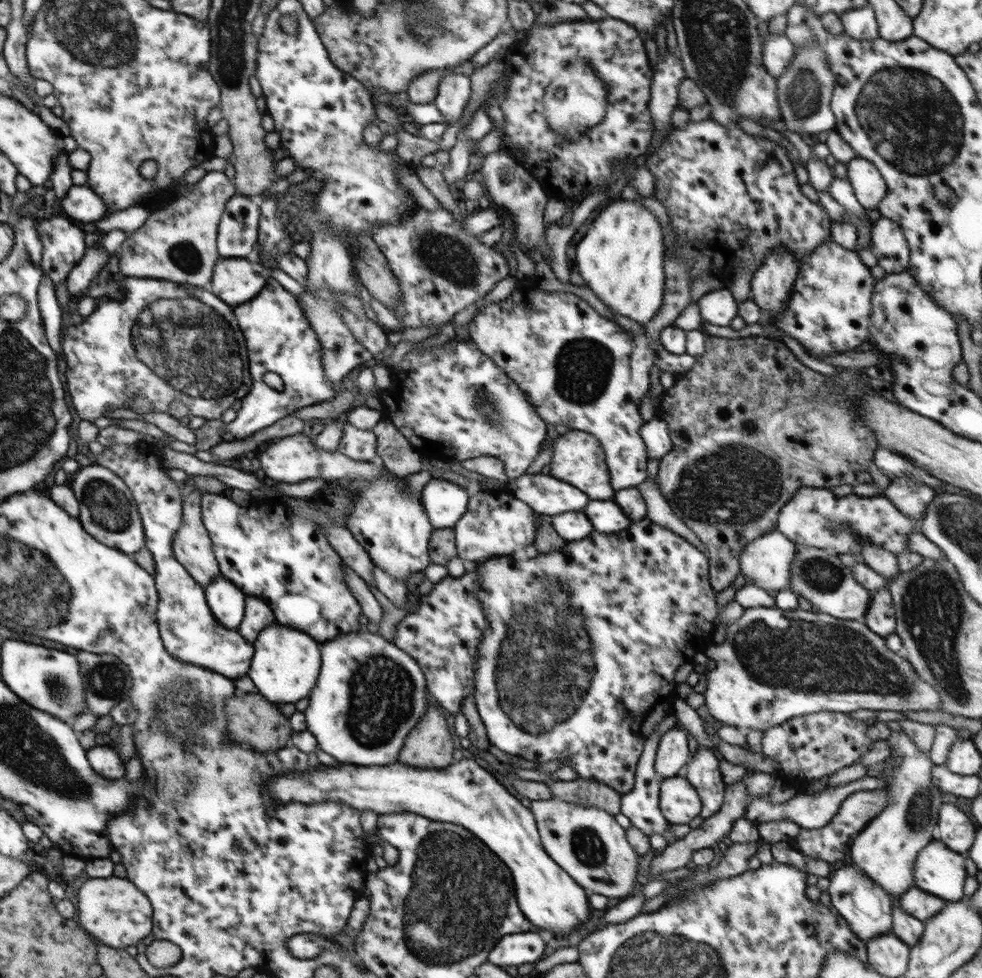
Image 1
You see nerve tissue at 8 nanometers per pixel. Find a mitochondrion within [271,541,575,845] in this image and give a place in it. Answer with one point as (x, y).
(381, 697)

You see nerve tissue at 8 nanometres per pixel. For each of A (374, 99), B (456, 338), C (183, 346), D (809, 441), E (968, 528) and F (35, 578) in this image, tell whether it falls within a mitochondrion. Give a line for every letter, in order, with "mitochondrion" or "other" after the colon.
A: other
B: other
C: mitochondrion
D: other
E: mitochondrion
F: mitochondrion

